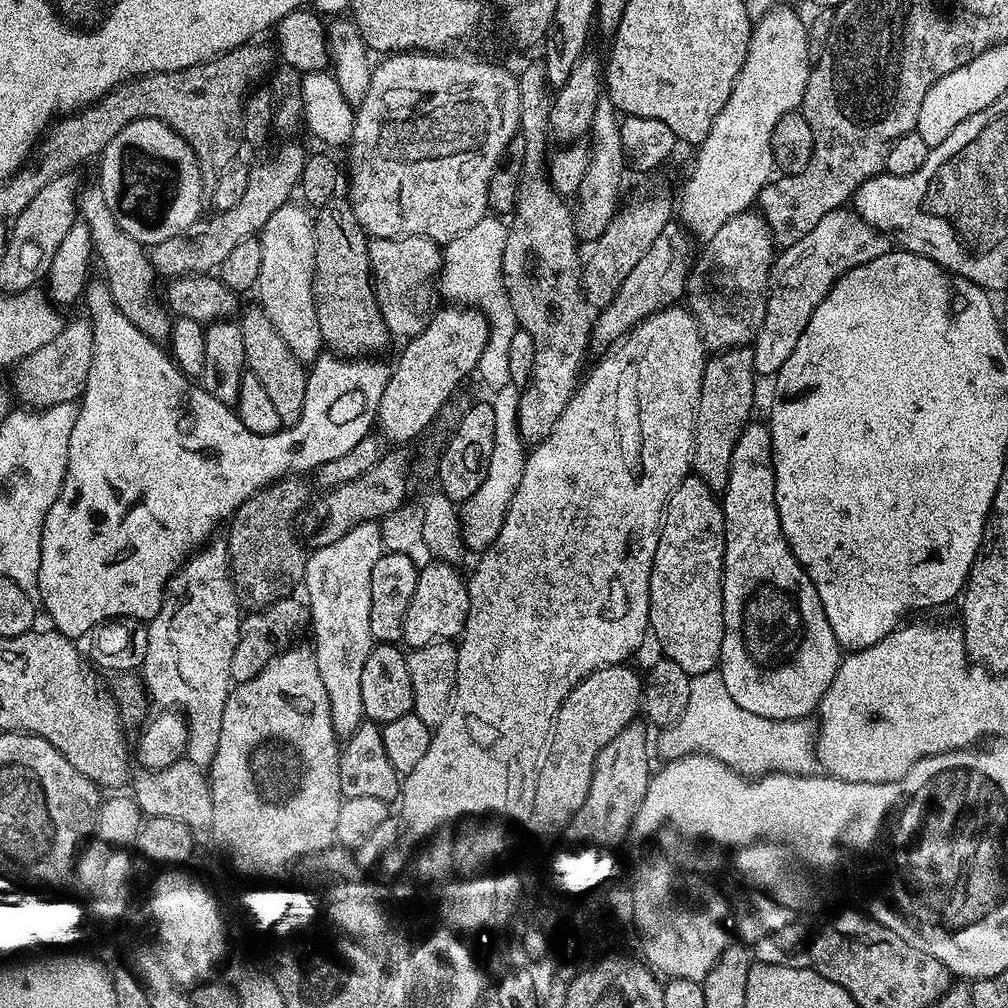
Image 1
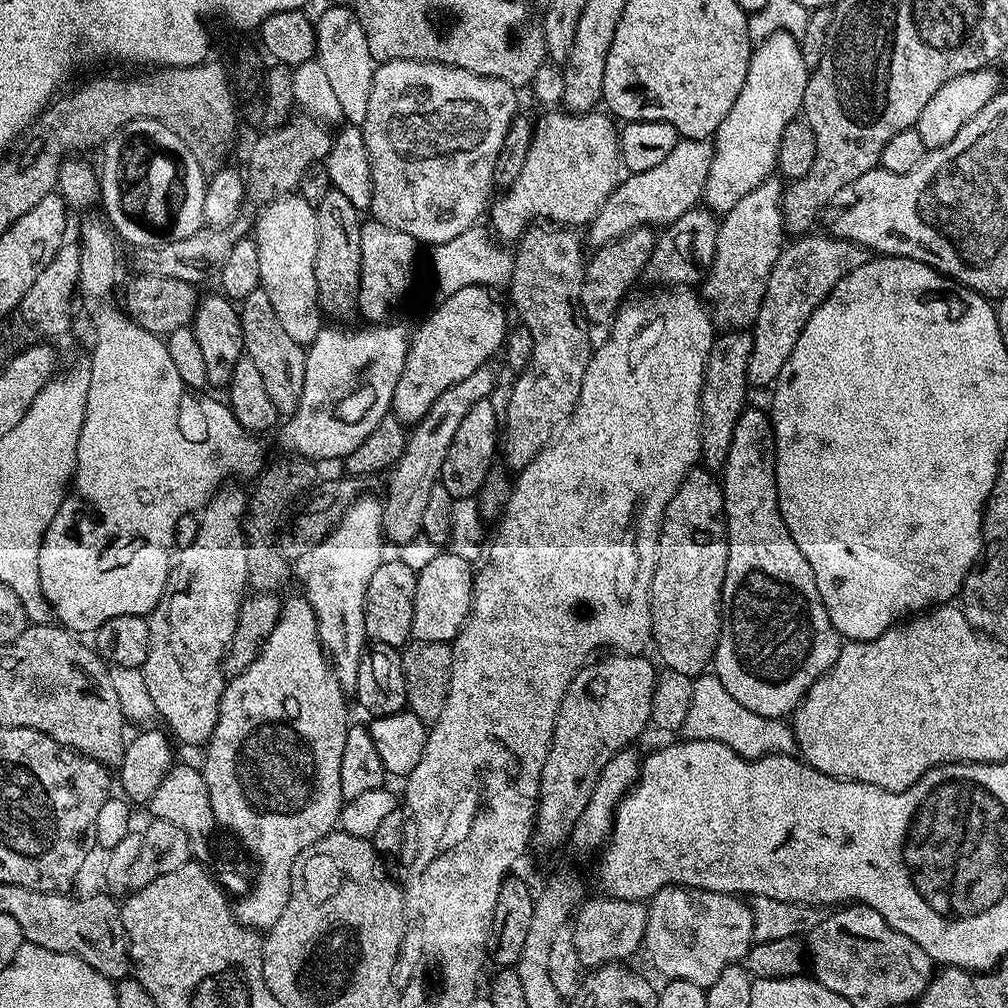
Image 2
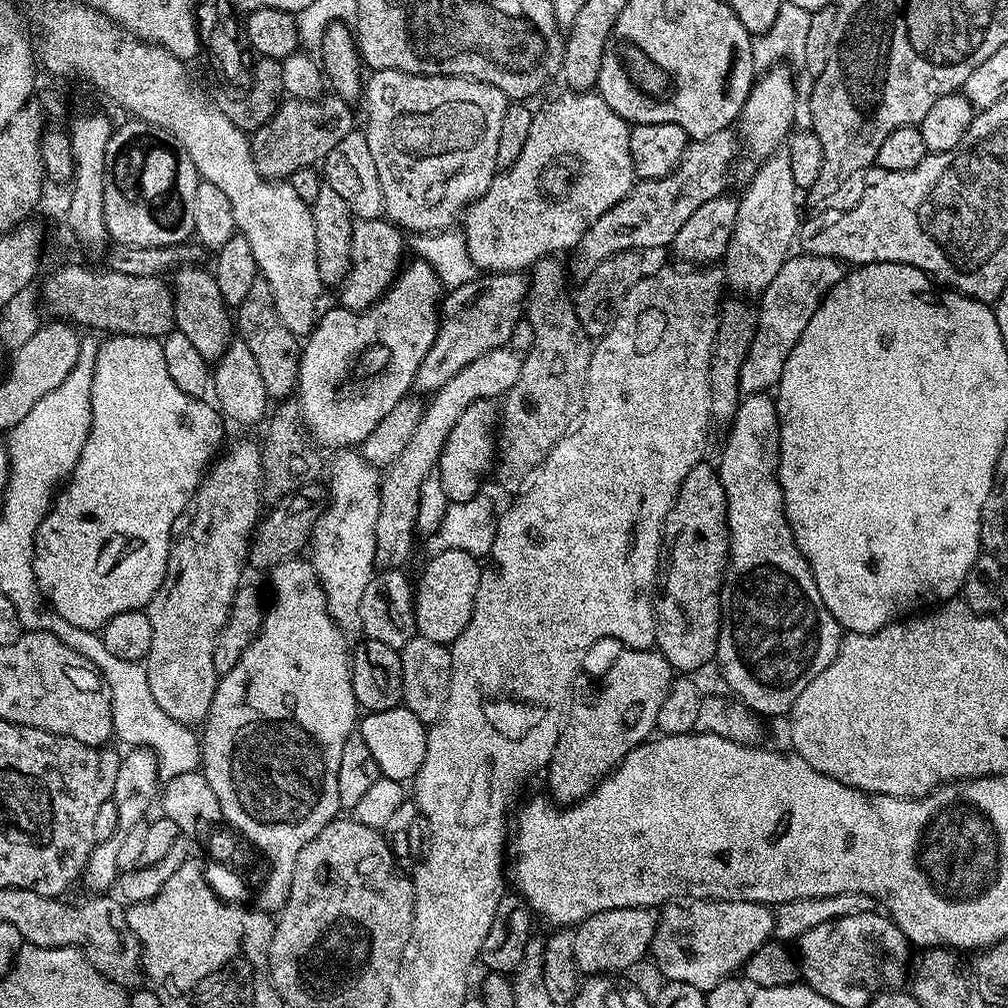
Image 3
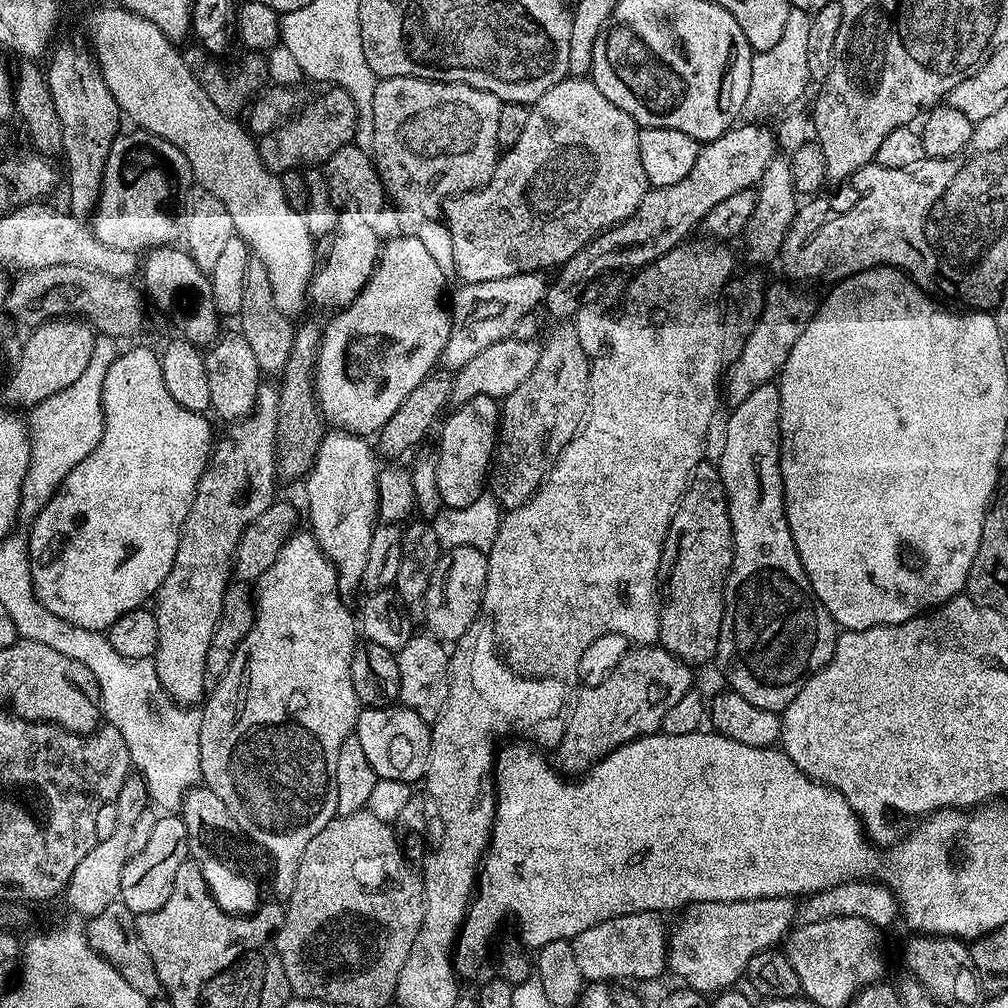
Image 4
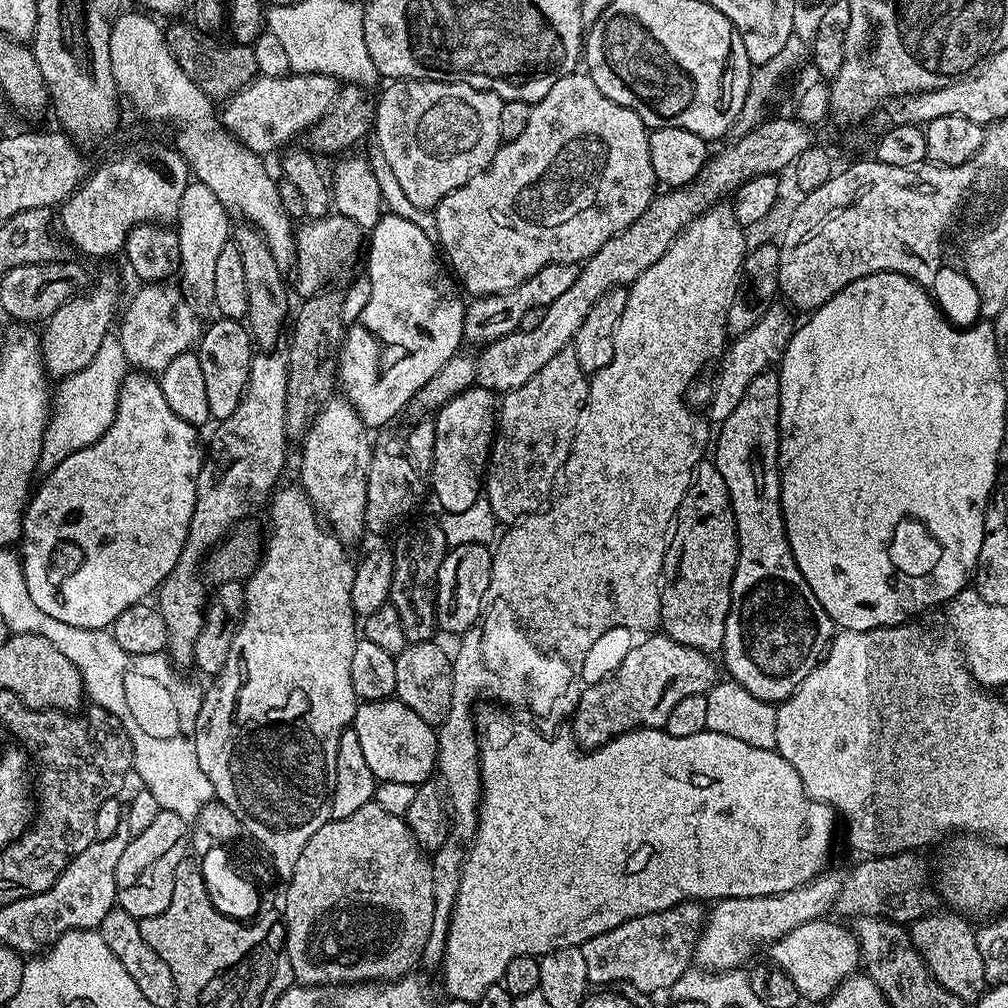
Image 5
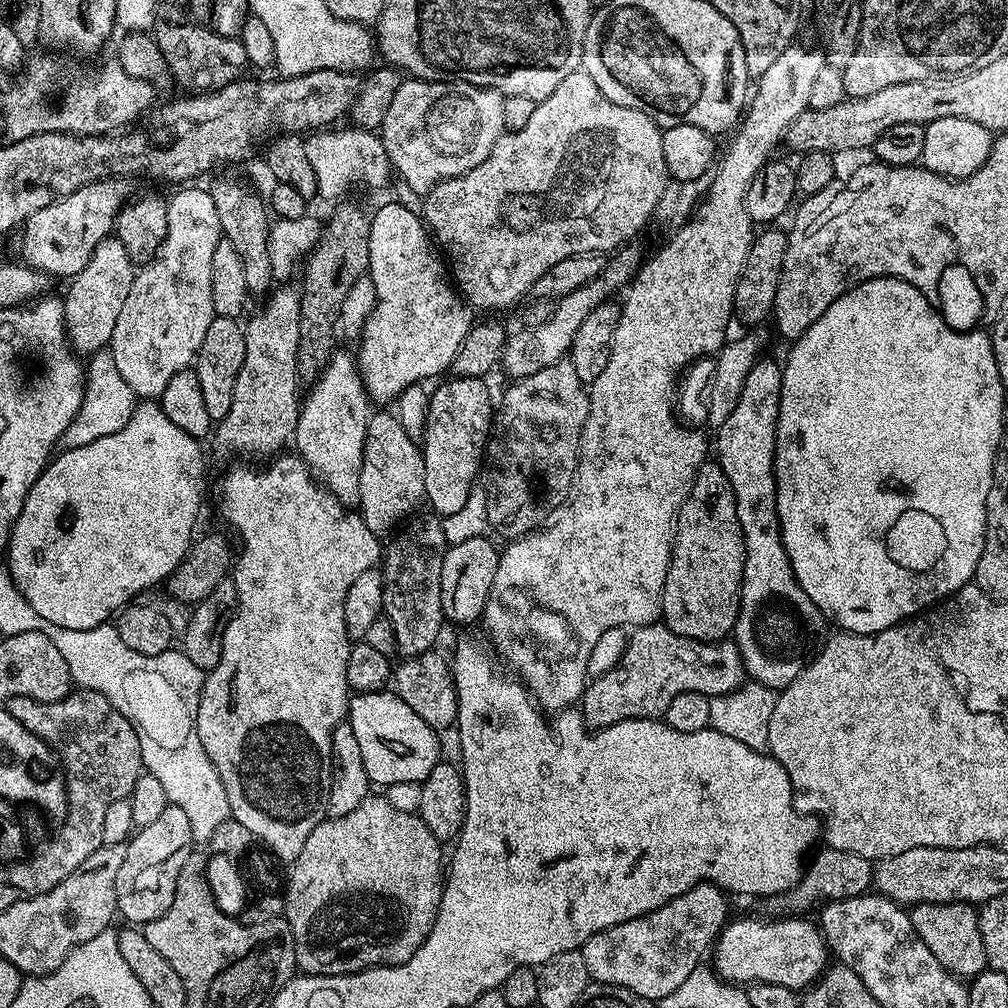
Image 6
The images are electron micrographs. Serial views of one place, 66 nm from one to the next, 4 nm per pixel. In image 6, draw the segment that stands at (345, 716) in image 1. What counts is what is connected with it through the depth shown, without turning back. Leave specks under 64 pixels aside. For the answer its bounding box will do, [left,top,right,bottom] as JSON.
[294,350,370,506]

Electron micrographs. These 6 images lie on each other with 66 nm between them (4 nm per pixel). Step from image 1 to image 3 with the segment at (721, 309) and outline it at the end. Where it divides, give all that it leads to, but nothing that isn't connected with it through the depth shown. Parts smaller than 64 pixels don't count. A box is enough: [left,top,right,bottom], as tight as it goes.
[722,146,802,294]

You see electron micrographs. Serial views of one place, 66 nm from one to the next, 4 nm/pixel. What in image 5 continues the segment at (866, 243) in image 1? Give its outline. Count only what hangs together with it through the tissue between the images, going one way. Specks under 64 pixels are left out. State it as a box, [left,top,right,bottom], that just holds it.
[706,303,794,425]

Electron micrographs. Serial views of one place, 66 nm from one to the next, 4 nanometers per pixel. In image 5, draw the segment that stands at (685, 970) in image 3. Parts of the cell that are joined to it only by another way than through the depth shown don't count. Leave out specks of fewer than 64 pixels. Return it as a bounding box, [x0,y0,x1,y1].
[695,866,845,972]

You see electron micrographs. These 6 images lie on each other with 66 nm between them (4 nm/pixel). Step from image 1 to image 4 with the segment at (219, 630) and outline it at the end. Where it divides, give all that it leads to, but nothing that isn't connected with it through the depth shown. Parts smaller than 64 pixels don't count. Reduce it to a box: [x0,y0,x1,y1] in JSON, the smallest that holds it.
[154,382,278,706]

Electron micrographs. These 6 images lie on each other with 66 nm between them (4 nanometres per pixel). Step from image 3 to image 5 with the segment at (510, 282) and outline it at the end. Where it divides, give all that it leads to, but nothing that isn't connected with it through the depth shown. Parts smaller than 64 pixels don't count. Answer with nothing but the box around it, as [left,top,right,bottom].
[464,264,579,346]

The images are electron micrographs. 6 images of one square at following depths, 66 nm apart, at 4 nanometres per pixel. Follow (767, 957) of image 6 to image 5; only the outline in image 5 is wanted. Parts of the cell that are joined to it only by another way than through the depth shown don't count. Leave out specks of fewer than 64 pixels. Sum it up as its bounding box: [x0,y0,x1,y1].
[770,918,861,1002]

